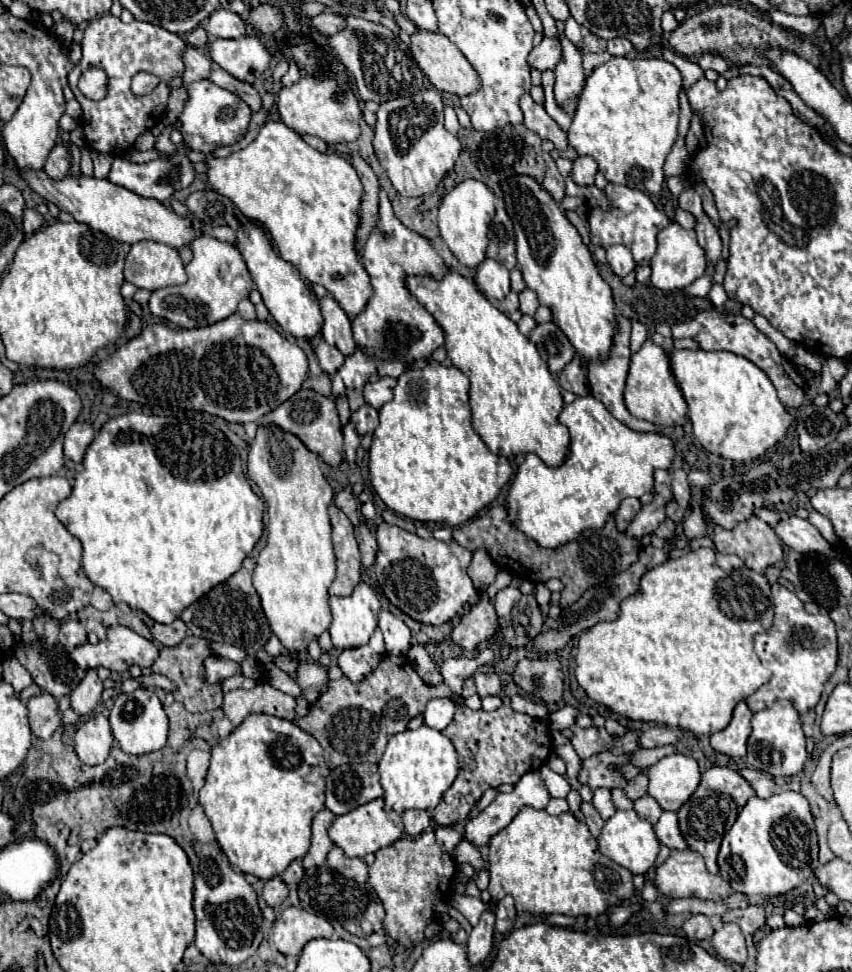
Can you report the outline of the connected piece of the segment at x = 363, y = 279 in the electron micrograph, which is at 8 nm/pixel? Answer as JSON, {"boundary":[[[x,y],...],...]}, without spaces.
{"boundary":[[[268,121],[248,147],[208,163],[208,183],[220,195],[230,197],[250,221],[260,221],[270,231],[280,257],[294,263],[310,283],[326,287],[350,319],[364,311],[374,295],[362,265],[362,253],[356,251],[356,223],[360,223],[360,195],[364,195],[364,187],[360,187],[354,167],[342,155],[320,153],[282,121]]]}

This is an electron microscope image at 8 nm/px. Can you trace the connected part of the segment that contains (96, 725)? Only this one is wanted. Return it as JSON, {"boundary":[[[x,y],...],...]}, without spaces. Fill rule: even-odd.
{"boundary":[[[106,713],[92,715],[84,725],[74,733],[74,749],[82,763],[100,765],[106,761],[112,749],[112,729]]]}

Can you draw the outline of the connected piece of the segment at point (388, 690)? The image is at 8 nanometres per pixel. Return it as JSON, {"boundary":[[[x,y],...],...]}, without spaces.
{"boundary":[[[386,655],[360,683],[352,683],[348,677],[330,681],[328,691],[318,697],[306,717],[296,719],[296,725],[316,737],[330,769],[344,763],[378,763],[390,735],[404,731],[408,721],[420,715],[430,699],[450,697],[450,693],[444,683],[438,687],[426,685],[406,657]]]}

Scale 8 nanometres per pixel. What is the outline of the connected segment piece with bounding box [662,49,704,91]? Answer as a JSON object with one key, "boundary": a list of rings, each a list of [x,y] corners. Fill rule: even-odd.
{"boundary":[[[668,49],[662,51],[662,57],[664,57],[666,61],[670,61],[670,63],[674,63],[674,65],[678,67],[678,71],[682,73],[682,77],[684,77],[682,89],[684,89],[684,91],[688,91],[688,87],[692,87],[698,79],[704,77],[704,71],[702,71],[696,63],[692,63],[692,61],[688,61],[688,59],[684,59],[684,57],[678,57],[676,53],[672,53],[672,51],[668,51]]]}

